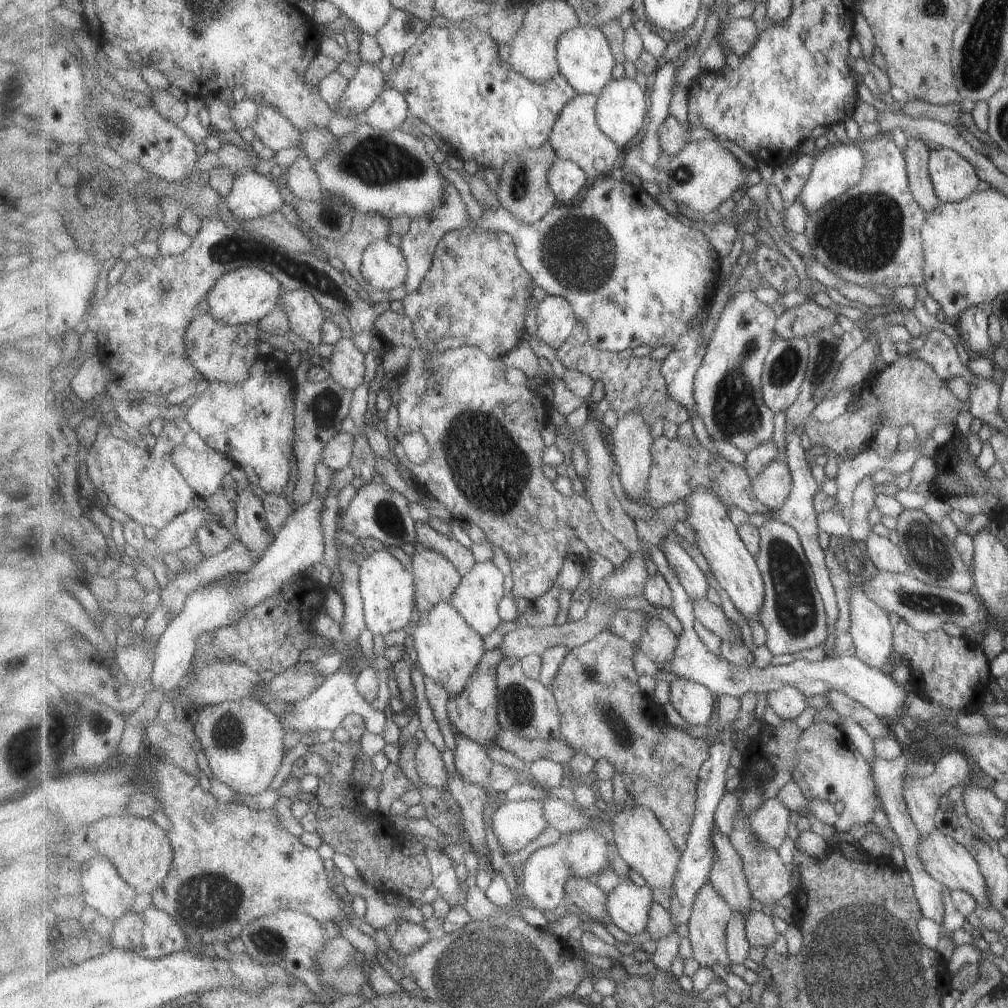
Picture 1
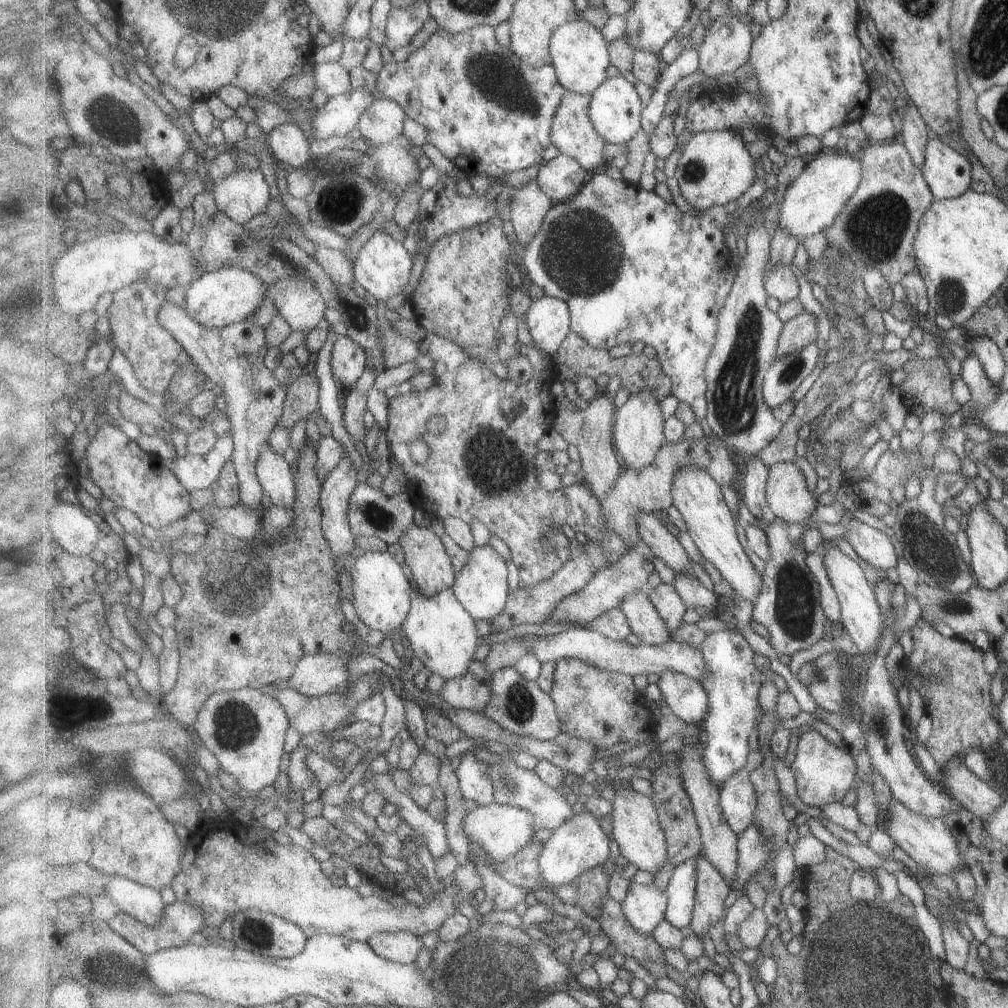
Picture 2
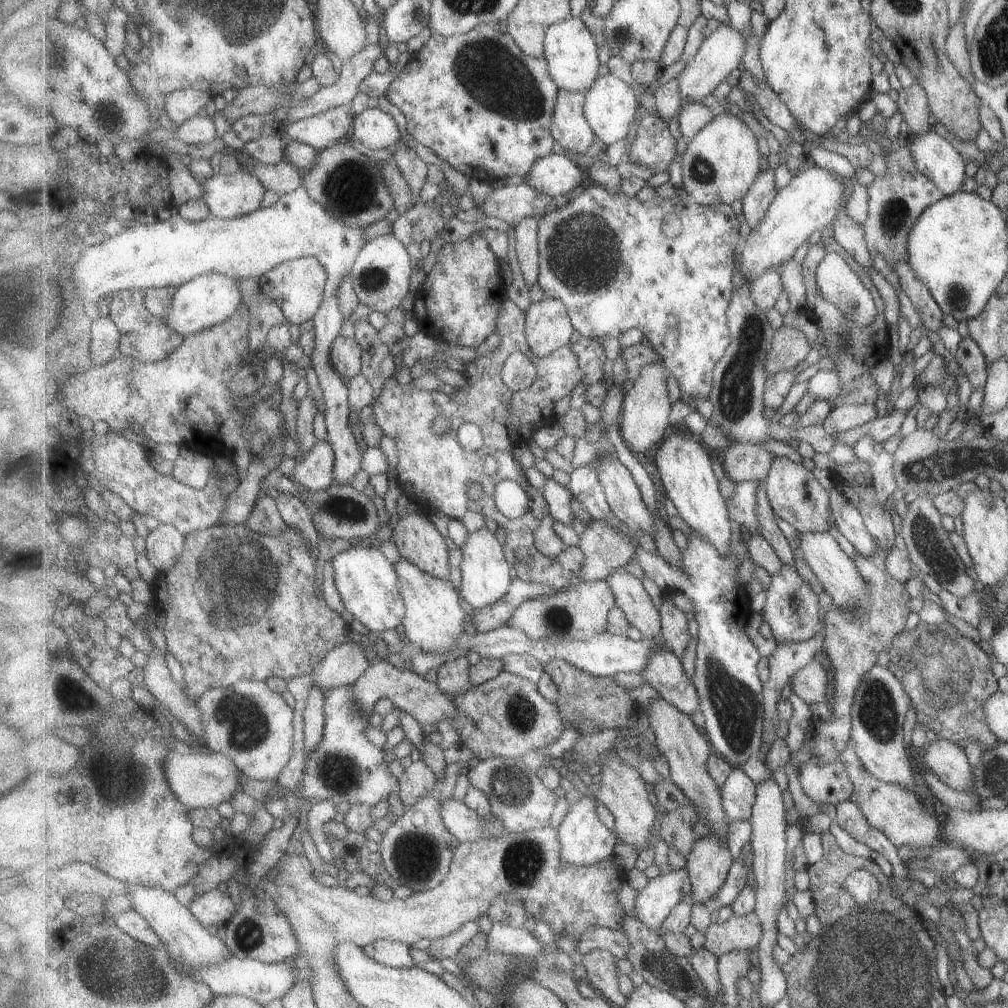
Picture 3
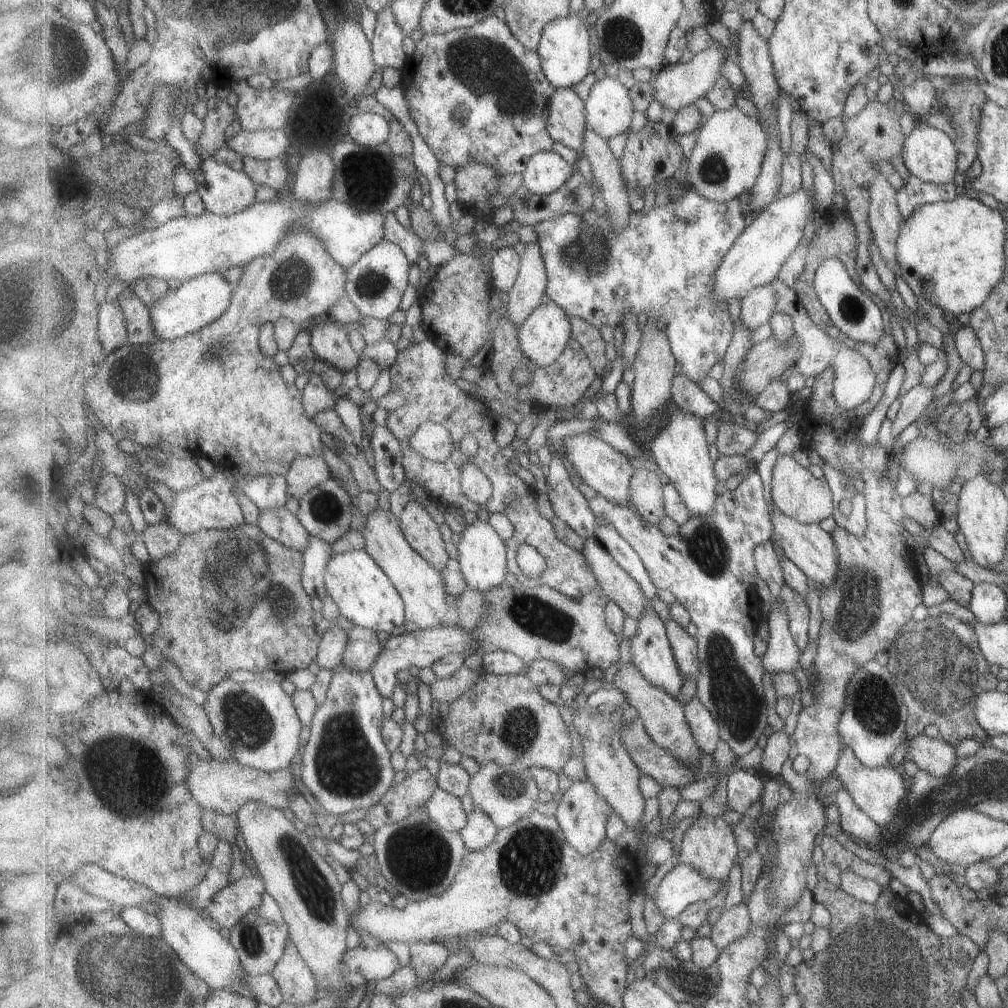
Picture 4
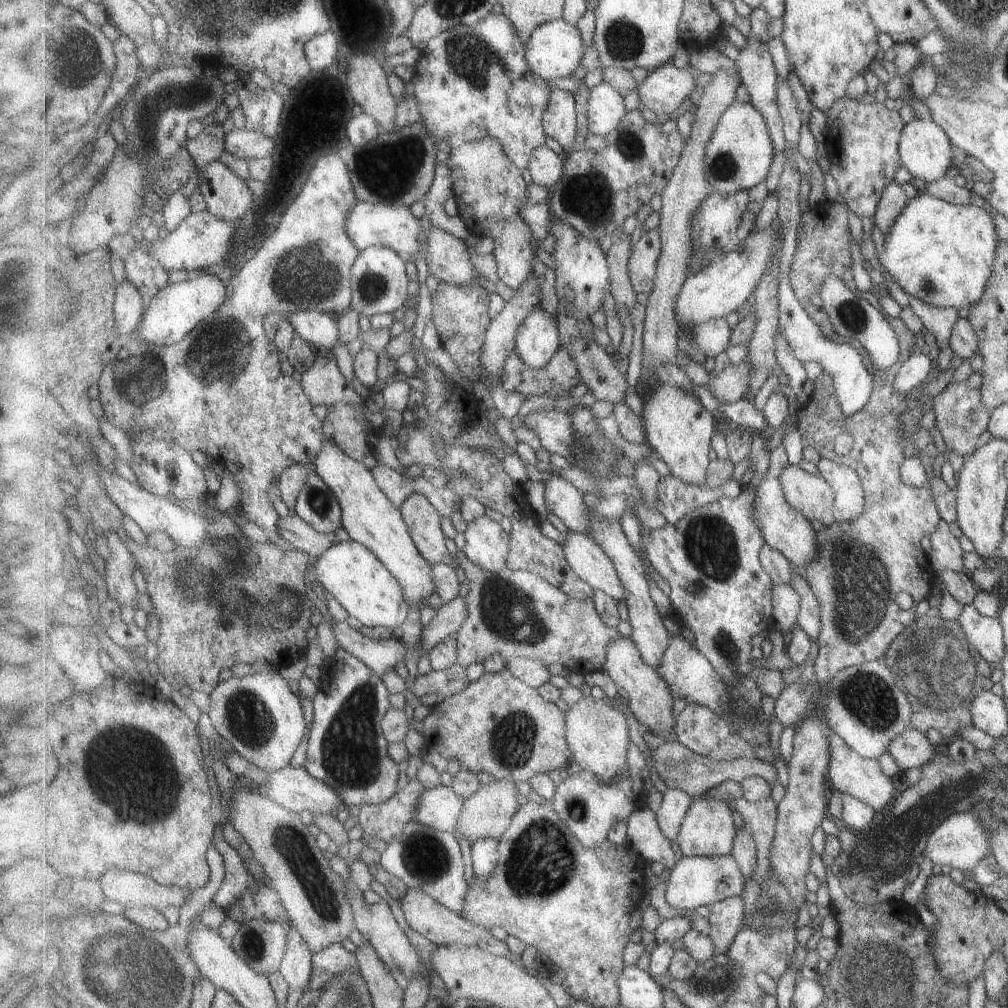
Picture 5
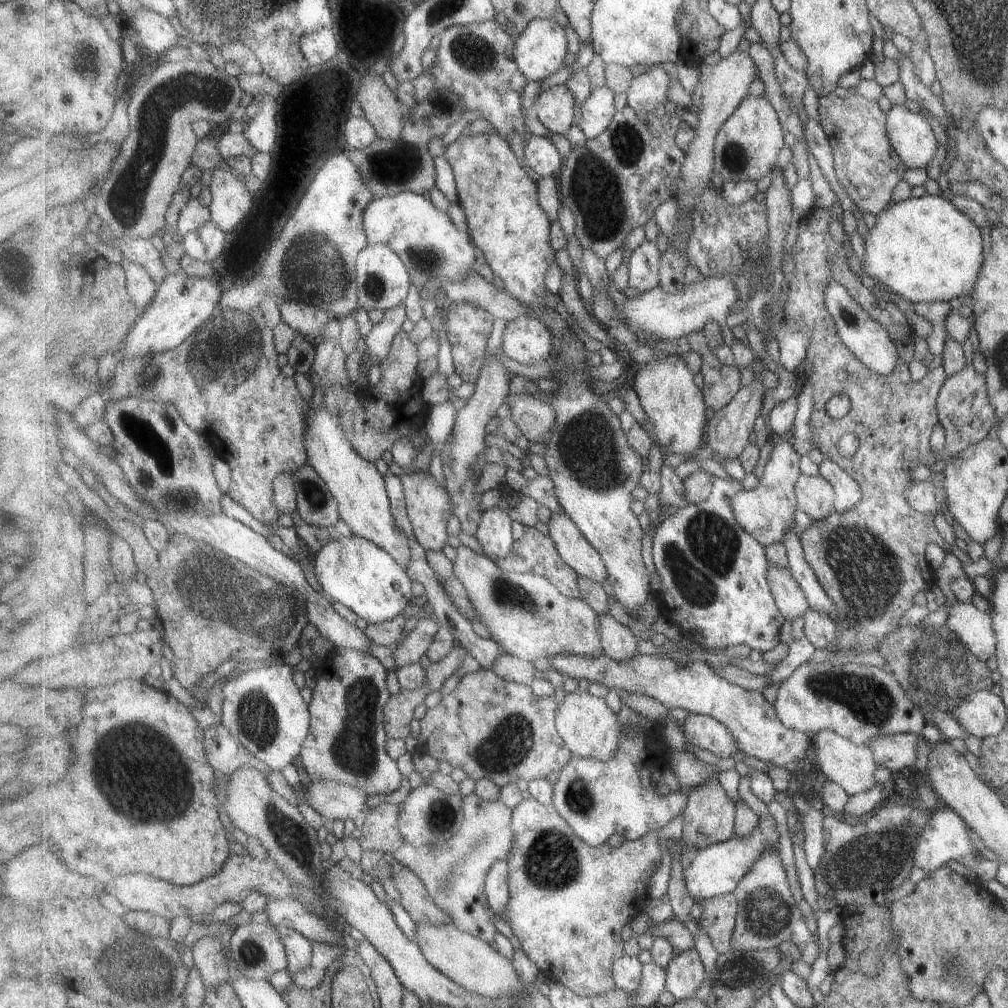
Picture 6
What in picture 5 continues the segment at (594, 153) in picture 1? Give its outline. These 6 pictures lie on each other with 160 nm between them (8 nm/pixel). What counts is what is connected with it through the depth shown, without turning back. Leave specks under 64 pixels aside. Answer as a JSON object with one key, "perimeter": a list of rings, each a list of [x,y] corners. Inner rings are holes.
{"perimeter":[[[565,89],[552,91],[544,114],[544,129],[549,138],[556,140],[567,153],[573,150],[577,138],[578,114],[575,95]]]}

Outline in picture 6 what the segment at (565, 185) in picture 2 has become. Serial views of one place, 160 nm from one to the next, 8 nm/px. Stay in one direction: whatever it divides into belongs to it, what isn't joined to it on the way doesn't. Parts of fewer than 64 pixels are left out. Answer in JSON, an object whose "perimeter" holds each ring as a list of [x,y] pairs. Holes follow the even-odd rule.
{"perimeter":[[[531,135],[526,139],[524,154],[527,165],[539,178],[556,177],[562,172],[564,161],[559,148],[543,136]]]}

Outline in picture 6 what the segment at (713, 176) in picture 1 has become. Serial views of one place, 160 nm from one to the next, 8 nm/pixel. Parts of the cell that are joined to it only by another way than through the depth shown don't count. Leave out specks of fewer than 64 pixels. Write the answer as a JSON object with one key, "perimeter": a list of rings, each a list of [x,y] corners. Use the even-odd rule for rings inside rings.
{"perimeter":[[[748,96],[717,134],[715,172],[724,182],[759,181],[773,171],[785,134],[771,102],[765,96]]]}

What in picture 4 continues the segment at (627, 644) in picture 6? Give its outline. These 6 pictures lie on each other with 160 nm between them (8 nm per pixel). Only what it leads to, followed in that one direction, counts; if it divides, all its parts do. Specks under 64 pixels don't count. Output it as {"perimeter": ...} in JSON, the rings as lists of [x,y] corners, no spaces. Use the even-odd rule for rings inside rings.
{"perimeter":[[[632,660],[618,668],[611,685],[626,694],[629,705],[635,708],[637,717],[641,718],[644,722],[646,731],[656,743],[670,750],[690,767],[700,761],[704,753],[698,748],[697,743],[692,737],[693,733],[688,727],[686,705],[677,697],[663,690],[663,687],[659,688],[658,686],[651,685],[645,678],[645,675],[642,675],[635,664],[632,663]]]}

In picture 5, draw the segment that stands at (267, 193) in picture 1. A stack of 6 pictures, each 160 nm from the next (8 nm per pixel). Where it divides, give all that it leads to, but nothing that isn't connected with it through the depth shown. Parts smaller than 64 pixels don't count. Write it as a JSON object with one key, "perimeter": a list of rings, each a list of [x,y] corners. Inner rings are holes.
{"perimeter":[[[215,161],[202,169],[198,186],[213,216],[237,221],[247,214],[254,195],[241,175],[223,162]]]}

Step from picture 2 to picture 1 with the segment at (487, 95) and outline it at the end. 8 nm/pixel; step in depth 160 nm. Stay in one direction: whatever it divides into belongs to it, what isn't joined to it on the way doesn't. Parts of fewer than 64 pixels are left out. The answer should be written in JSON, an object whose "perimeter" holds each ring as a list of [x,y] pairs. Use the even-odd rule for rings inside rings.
{"perimeter":[[[482,23],[472,29],[452,24],[446,28],[428,26],[416,45],[403,56],[402,64],[385,76],[385,87],[395,88],[405,96],[410,113],[435,131],[437,143],[446,147],[449,154],[462,161],[474,159],[484,169],[501,169],[515,154],[544,146],[560,115],[578,95],[560,73],[545,83],[529,82],[517,74],[507,61],[499,60],[499,45]]]}

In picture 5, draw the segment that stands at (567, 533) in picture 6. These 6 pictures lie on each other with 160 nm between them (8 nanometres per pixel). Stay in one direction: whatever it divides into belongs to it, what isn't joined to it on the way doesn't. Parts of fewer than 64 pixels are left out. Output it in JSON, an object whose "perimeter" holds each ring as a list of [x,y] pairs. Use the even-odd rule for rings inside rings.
{"perimeter":[[[569,531],[566,539],[560,542],[572,569],[582,579],[585,579],[585,582],[588,582],[596,591],[602,590],[606,592],[615,600],[625,600],[623,583],[619,578],[618,570],[615,568],[613,561],[604,553],[604,550],[594,541],[594,538],[589,533]]]}

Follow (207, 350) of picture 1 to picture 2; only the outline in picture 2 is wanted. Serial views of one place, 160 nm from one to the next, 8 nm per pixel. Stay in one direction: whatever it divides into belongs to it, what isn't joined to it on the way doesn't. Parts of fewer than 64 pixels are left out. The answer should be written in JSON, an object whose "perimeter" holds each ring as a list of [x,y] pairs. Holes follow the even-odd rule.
{"perimeter":[[[165,301],[160,308],[160,323],[185,347],[192,360],[204,372],[206,378],[215,383],[220,393],[225,396],[226,414],[232,424],[231,430],[235,441],[231,459],[240,480],[240,502],[245,503],[248,507],[261,507],[264,490],[260,478],[256,475],[256,465],[262,446],[285,412],[285,400],[288,394],[287,388],[273,376],[273,371],[269,370],[263,362],[263,356],[267,354],[269,347],[265,328],[249,319],[223,328],[209,328],[198,323],[187,311],[168,301]]]}

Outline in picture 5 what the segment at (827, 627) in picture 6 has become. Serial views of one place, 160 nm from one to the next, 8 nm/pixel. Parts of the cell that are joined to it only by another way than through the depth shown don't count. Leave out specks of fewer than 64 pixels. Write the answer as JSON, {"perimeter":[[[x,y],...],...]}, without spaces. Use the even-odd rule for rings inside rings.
{"perimeter":[[[794,570],[792,581],[793,588],[802,596],[798,614],[798,626],[801,627],[817,643],[821,632],[822,608],[816,594],[810,587],[805,576],[799,575]]]}

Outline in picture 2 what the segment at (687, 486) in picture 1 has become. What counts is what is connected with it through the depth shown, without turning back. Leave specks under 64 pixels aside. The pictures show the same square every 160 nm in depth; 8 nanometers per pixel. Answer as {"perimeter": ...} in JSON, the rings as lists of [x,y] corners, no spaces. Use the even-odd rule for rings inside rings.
{"perimeter":[[[715,436],[711,439],[704,437],[697,441],[683,438],[678,442],[667,442],[665,446],[661,446],[656,461],[647,466],[645,470],[635,472],[626,469],[625,473],[617,478],[615,486],[602,502],[607,518],[605,522],[609,524],[609,530],[621,534],[629,550],[635,548],[641,542],[638,535],[637,514],[666,512],[674,505],[673,480],[681,468],[687,468],[687,466],[705,468],[721,486],[727,485],[733,488],[733,483],[737,480],[737,472],[740,472],[739,467],[735,466],[737,460],[738,457]]]}

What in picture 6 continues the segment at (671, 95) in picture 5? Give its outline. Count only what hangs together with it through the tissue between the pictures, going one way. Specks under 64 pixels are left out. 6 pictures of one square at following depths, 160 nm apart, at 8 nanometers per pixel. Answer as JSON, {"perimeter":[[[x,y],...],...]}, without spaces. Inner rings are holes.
{"perimeter":[[[662,65],[652,67],[649,72],[635,77],[626,93],[628,106],[637,111],[655,111],[669,100],[667,94],[673,82],[672,77]]]}

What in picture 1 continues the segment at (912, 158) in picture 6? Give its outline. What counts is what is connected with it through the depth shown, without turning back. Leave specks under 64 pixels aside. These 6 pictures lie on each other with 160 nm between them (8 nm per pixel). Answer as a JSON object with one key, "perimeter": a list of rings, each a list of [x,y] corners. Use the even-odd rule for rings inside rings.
{"perimeter":[[[945,148],[930,153],[929,173],[941,203],[963,201],[977,186],[975,168],[963,156]]]}

